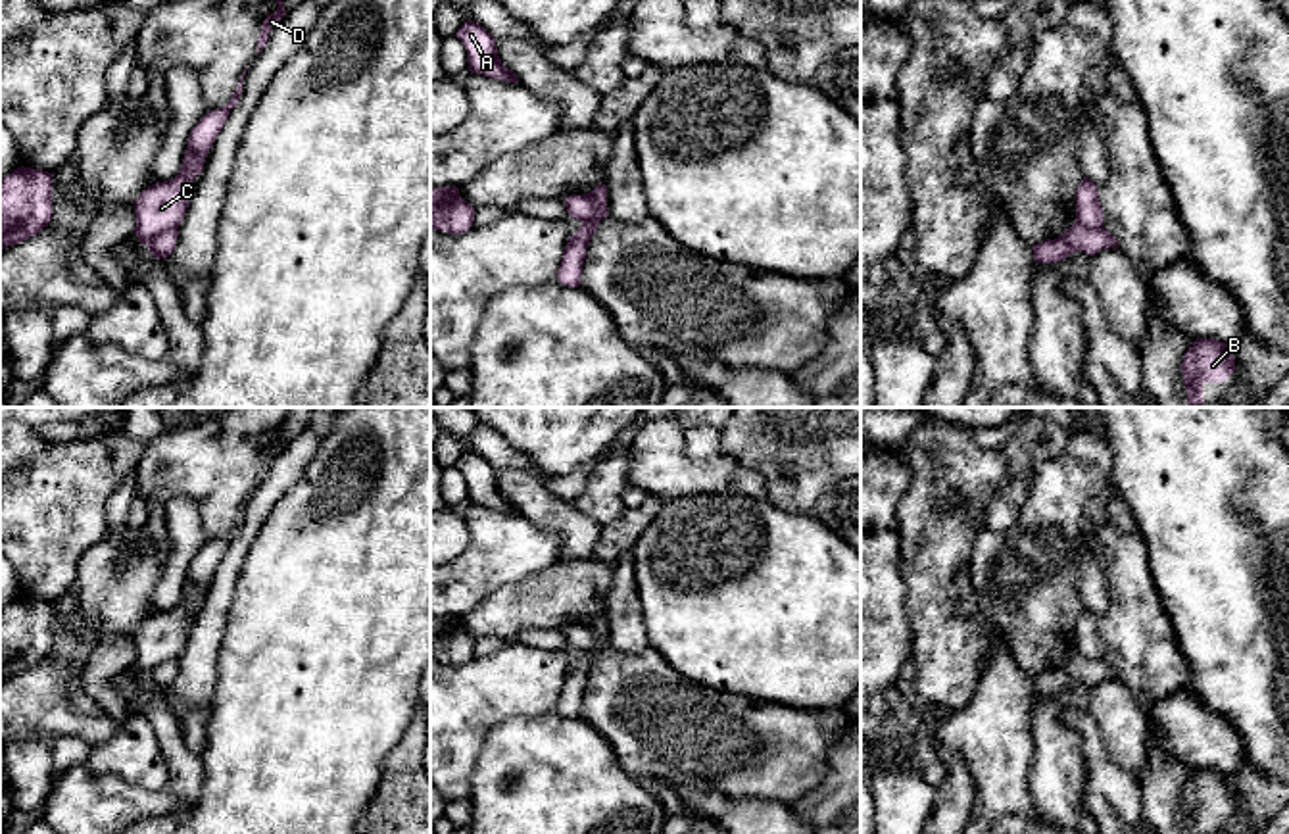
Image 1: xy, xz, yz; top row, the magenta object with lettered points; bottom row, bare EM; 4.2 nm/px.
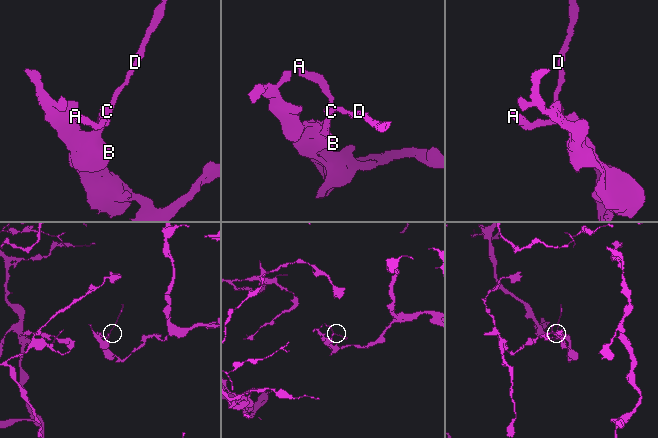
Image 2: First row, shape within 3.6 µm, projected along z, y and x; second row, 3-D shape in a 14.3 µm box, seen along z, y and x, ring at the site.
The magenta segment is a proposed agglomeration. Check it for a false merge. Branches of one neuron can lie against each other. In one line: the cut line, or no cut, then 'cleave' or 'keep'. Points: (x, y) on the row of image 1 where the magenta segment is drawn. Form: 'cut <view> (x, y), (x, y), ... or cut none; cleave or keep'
cut xz (586, 195), (598, 212), (583, 223); cleave

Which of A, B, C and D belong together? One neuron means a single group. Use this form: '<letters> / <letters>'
A B / C D

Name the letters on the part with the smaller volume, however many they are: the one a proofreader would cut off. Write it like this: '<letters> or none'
C, D

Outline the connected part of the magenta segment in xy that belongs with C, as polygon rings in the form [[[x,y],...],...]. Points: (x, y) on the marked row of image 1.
[[[248,67],[240,77],[240,85],[234,90],[227,106],[207,111],[192,129],[182,158],[179,175],[171,181],[156,183],[140,192],[134,204],[136,229],[142,246],[150,246],[152,238],[167,229],[179,229],[184,219],[188,200],[194,192],[194,177],[202,175],[204,161],[213,146],[219,131],[223,129],[229,113],[236,108],[242,94],[242,81]]]

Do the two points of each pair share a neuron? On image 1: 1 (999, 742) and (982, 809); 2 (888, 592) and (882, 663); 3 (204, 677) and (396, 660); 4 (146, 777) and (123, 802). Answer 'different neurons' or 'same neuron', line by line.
1: same neuron
2: same neuron
3: different neurons
4: different neurons

